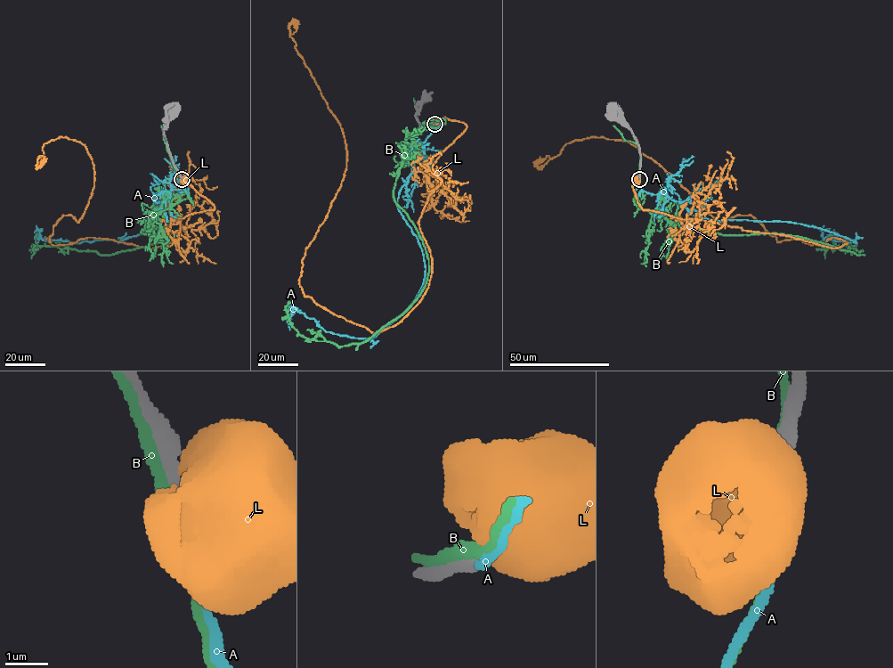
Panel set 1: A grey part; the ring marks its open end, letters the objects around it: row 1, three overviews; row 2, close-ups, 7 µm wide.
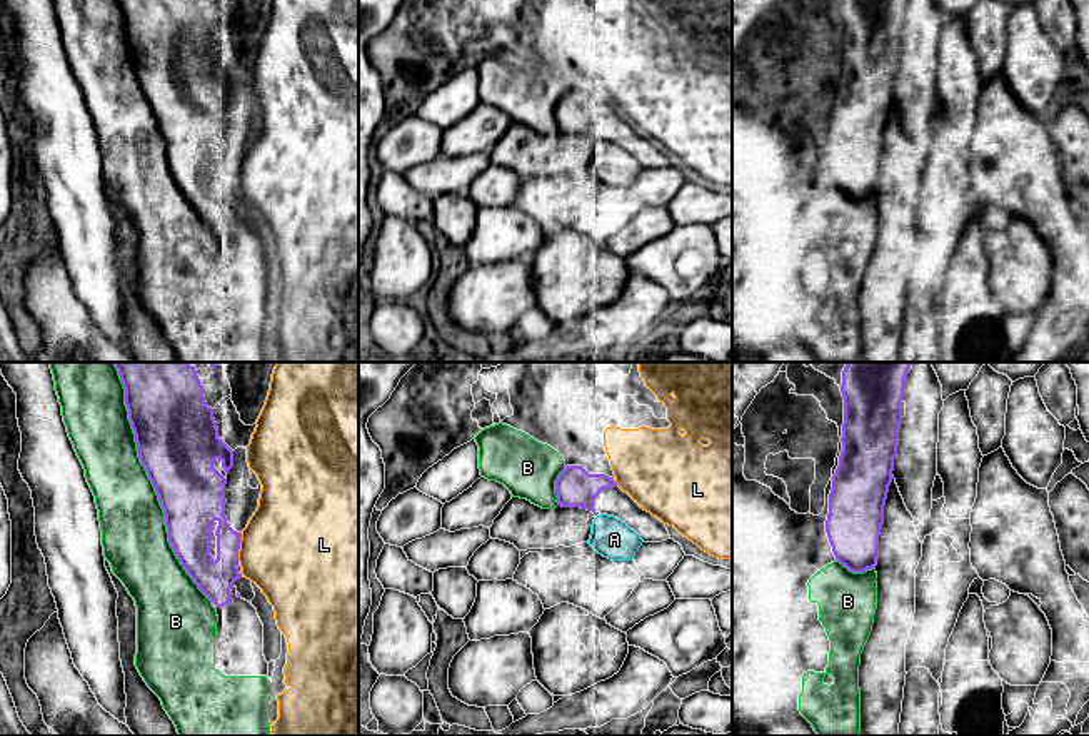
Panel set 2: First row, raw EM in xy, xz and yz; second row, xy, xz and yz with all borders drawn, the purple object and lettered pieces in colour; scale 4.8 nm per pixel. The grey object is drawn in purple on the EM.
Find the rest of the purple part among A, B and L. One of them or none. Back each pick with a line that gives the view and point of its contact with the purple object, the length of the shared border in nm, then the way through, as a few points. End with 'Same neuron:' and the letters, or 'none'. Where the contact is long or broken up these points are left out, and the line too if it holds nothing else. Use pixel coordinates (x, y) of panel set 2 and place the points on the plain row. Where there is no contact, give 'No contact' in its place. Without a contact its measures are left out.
Same neuron: none

